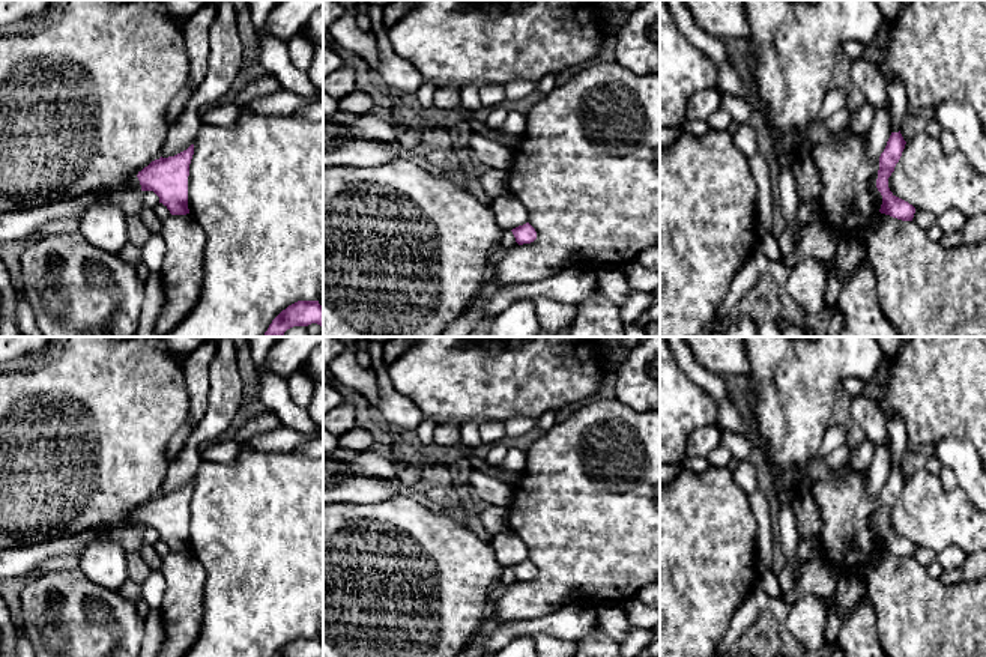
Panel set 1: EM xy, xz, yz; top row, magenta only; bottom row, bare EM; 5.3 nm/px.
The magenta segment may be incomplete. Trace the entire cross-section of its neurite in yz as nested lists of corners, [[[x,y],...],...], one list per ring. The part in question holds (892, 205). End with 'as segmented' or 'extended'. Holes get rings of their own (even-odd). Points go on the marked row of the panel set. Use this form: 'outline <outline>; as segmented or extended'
outline [[[900,131],[891,132],[884,152],[879,156],[879,170],[876,179],[876,188],[882,195],[882,204],[879,212],[890,215],[902,221],[912,221],[915,207],[908,201],[896,197],[888,188],[888,177],[894,171],[899,162],[906,141],[903,140]]]; as segmented

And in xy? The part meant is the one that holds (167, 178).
outline [[[194,144],[174,156],[152,161],[129,179],[128,189],[153,191],[171,215],[189,213],[188,176],[192,155]]]; extended

